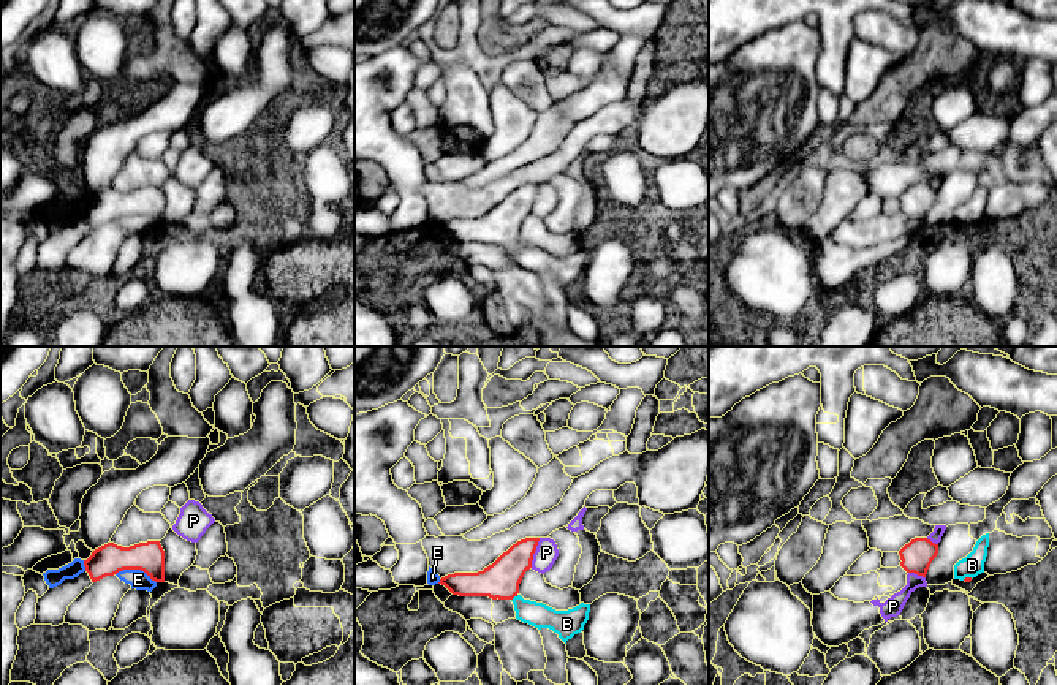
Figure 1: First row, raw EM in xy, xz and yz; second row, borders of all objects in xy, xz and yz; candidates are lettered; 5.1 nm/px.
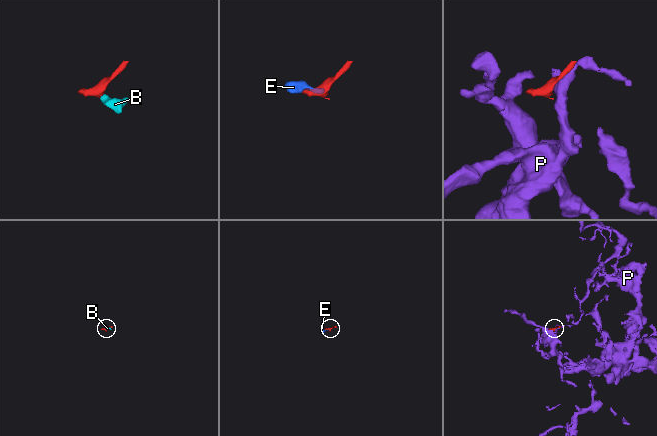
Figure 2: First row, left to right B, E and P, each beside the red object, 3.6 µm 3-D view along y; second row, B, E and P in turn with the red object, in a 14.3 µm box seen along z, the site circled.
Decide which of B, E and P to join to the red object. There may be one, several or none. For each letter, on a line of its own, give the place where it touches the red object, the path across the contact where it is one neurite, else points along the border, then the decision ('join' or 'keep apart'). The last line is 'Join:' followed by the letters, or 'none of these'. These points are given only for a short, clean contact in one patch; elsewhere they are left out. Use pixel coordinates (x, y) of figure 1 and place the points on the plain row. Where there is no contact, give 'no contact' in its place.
B: meets red in xz at (515, 241); runs through xz (500, 225), (515, 241), (530, 258), (540, 261); join
E: meets red in xy at (136, 214); border along xy (116, 219), (140, 215), (155, 228); keep apart
P: meets red in xz at (534, 198); keep apart
Join: B

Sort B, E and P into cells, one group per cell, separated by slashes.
B / E / P

